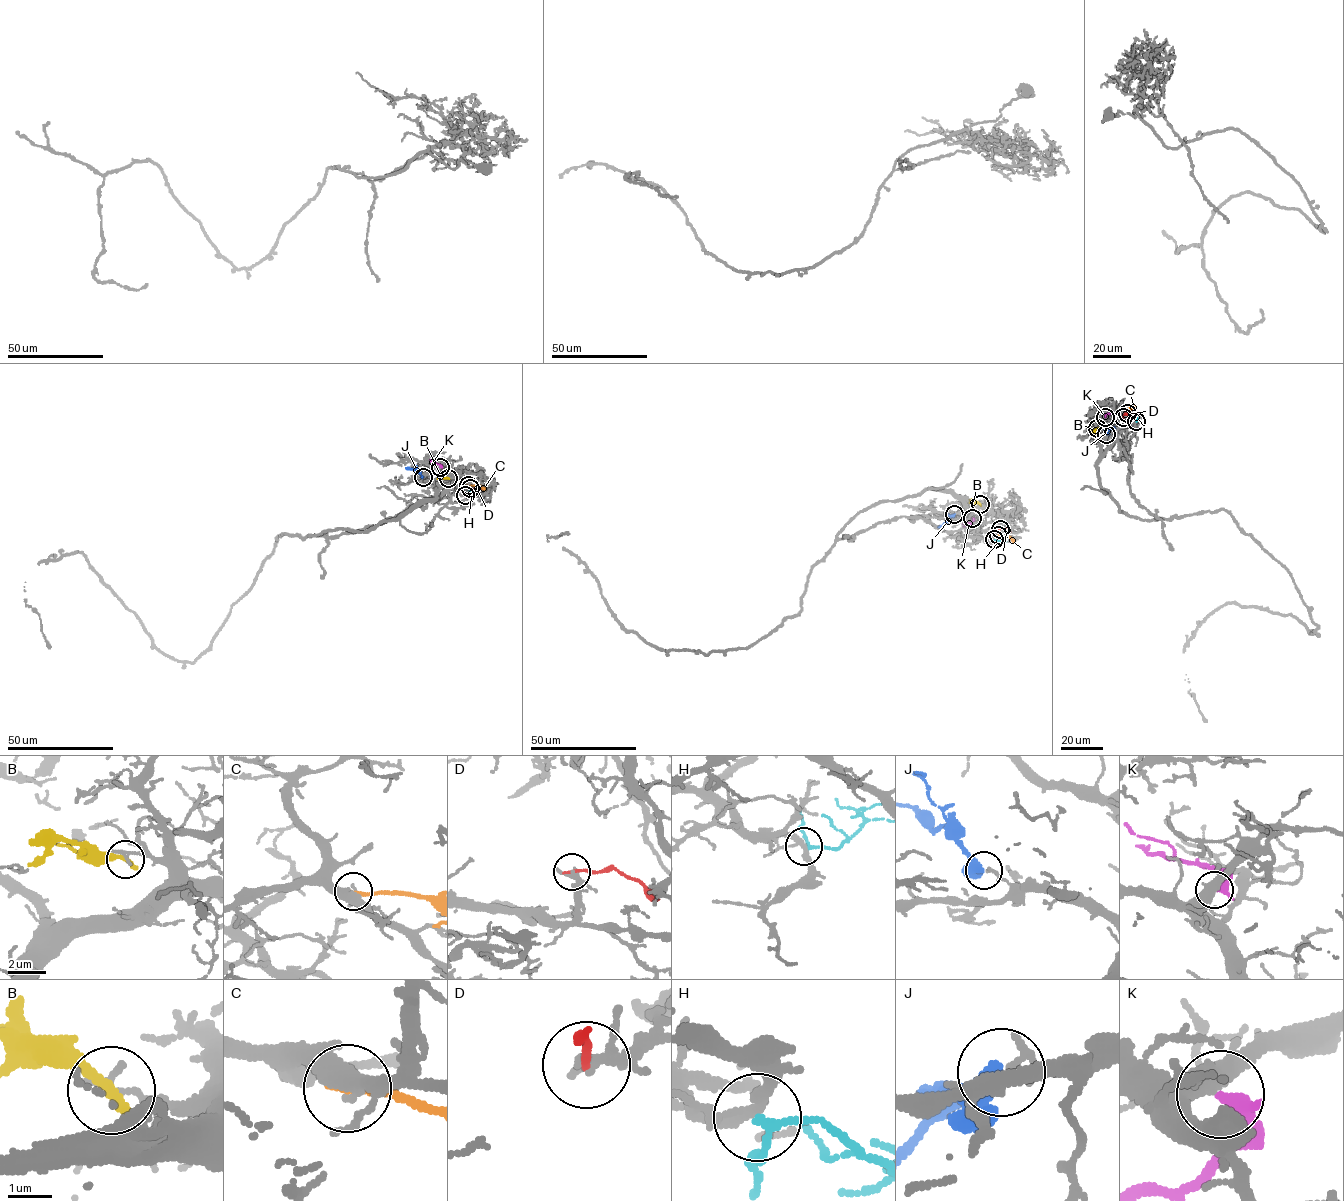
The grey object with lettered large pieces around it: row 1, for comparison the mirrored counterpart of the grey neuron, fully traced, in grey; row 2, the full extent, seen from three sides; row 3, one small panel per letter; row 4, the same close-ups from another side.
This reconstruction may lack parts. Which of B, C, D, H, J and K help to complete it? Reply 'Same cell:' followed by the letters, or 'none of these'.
Same cell: K

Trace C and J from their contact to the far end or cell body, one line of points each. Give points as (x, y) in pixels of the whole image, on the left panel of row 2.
C: (467, 485), (485, 490)
J: (423, 477), (406, 467)

